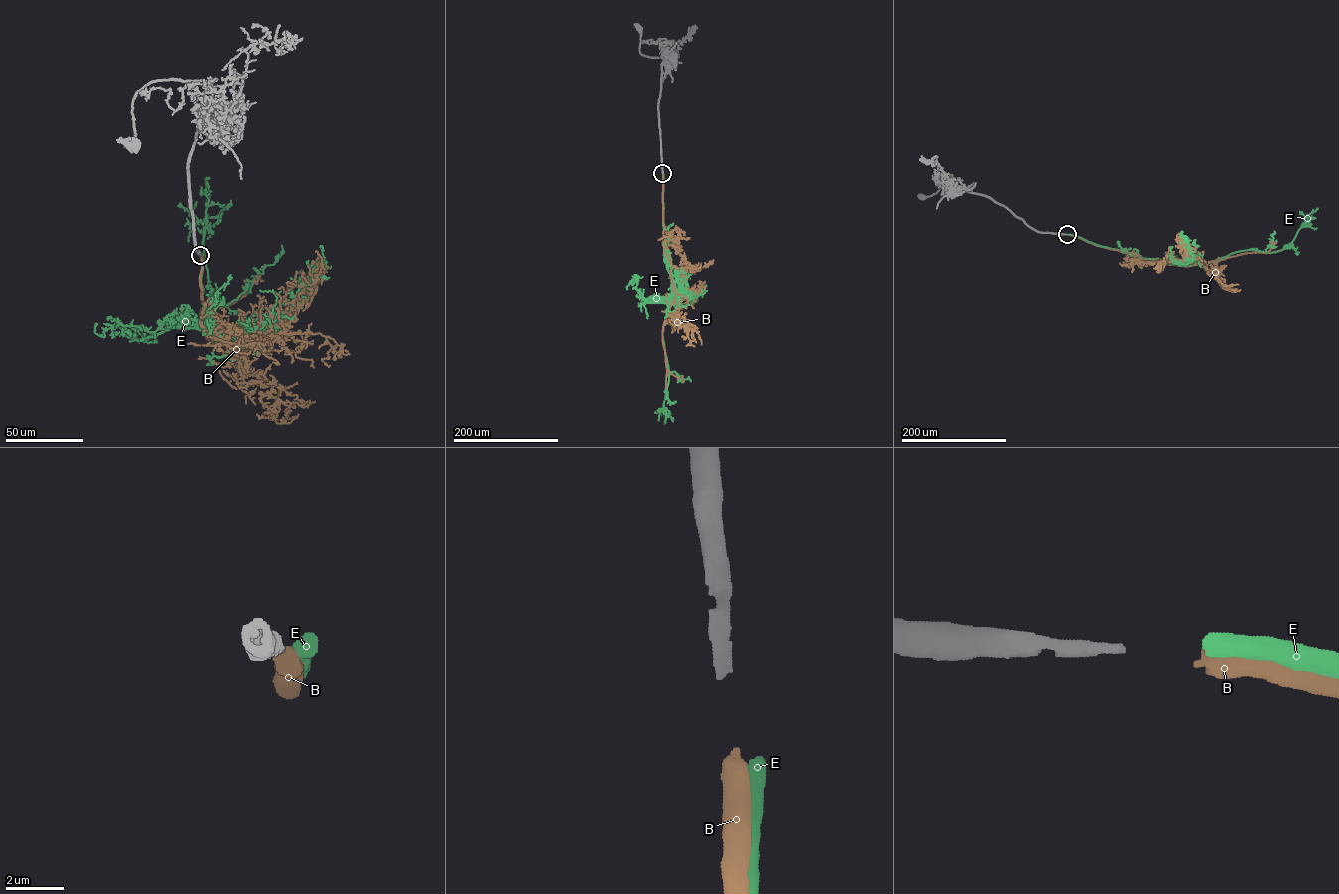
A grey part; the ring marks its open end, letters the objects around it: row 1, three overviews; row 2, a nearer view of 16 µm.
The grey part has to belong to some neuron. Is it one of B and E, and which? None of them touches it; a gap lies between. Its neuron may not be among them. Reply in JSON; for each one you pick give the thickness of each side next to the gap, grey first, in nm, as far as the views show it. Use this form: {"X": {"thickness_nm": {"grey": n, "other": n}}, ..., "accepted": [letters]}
{"B": {"thickness_nm": {"grey": 360, "other": 600}}, "accepted": ["B"]}

